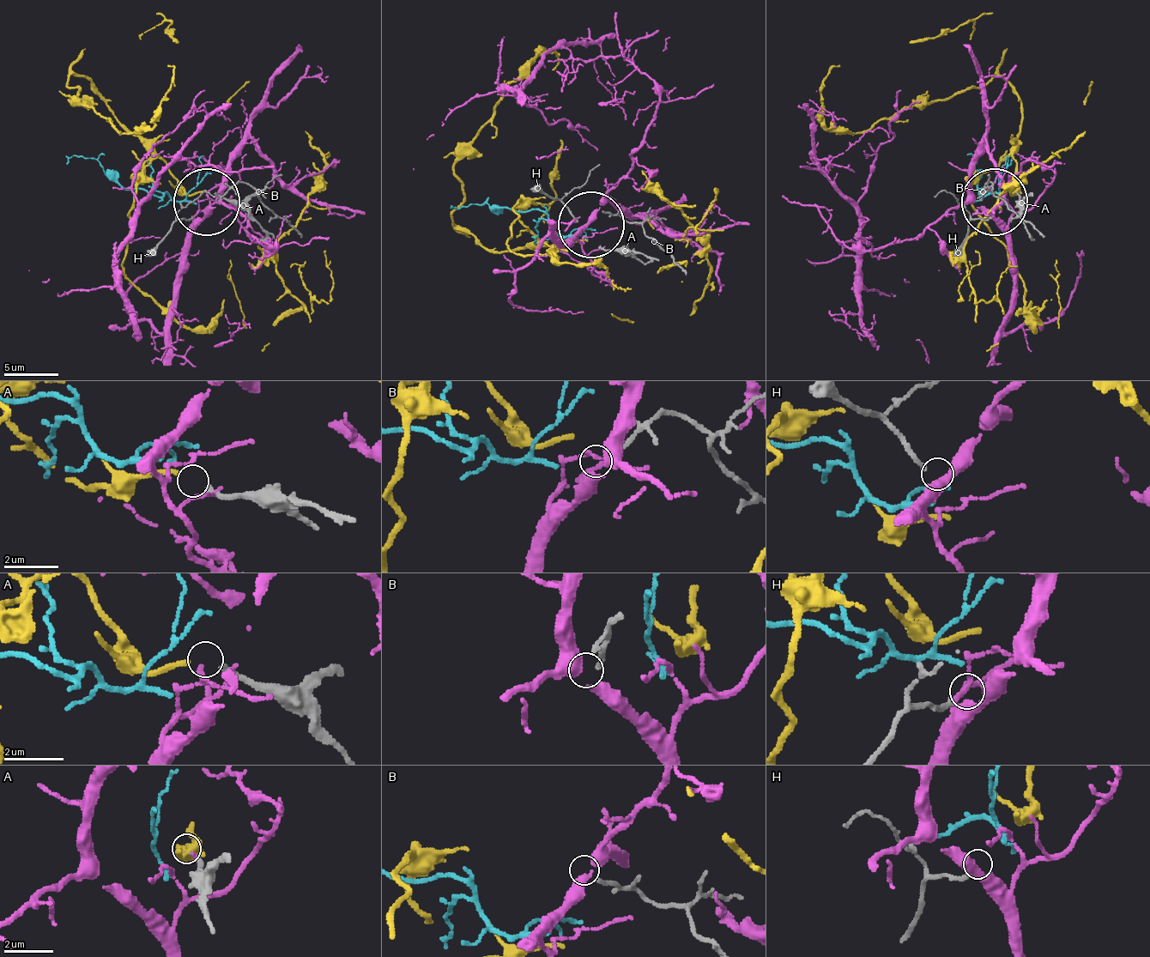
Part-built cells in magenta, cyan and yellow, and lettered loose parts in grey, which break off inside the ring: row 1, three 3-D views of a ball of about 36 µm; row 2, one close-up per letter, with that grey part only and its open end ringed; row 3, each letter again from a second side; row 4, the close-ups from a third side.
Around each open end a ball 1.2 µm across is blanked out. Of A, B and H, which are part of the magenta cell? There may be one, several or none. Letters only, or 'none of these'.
none of these

